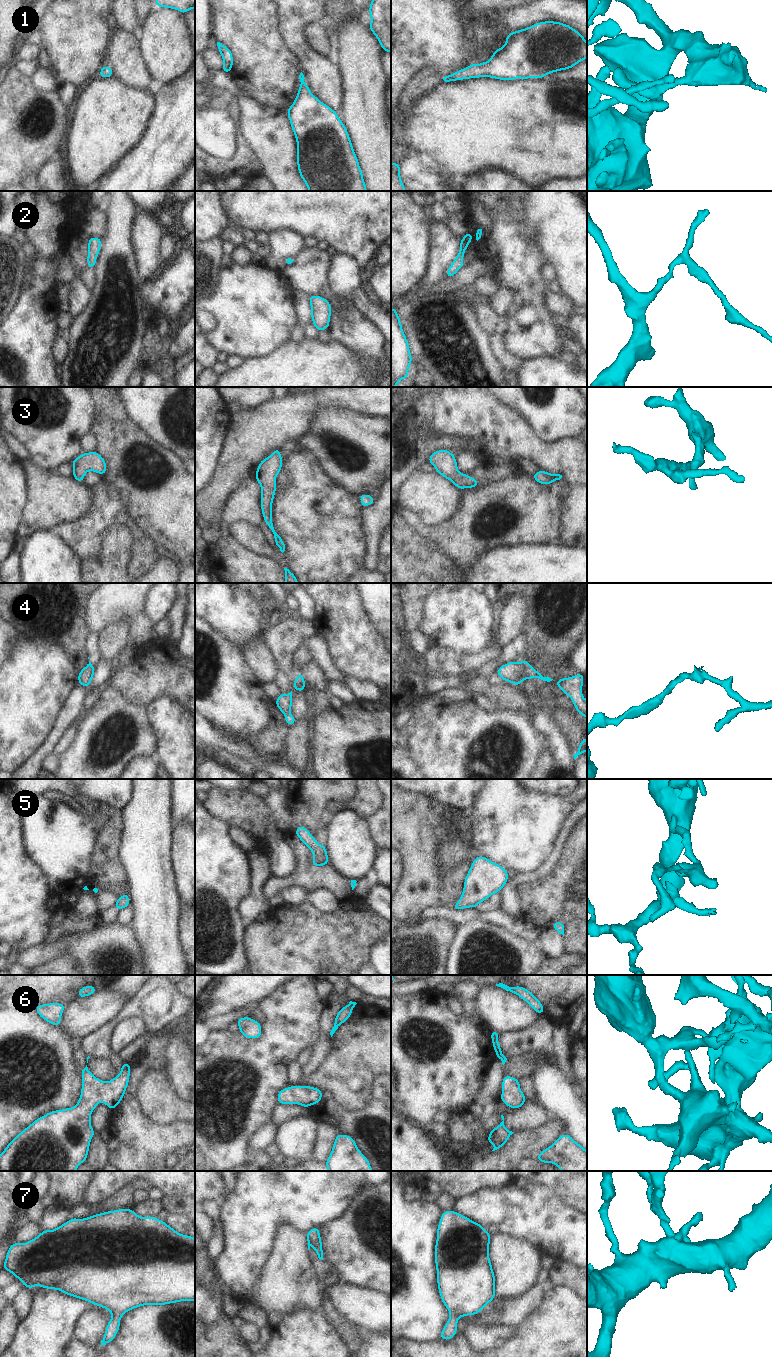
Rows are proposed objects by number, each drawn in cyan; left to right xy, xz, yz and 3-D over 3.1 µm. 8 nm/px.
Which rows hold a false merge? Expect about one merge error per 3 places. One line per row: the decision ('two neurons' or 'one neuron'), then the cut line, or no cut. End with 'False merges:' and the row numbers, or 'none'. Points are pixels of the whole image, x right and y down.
1: one neuron; cut none
2: one neuron; cut none
3: one neuron; cut none
4: two neurons; cut yz (517, 662), (523, 667), (527, 677)
5: one neuron; cut none
6: one neuron; cut none
7: one neuron; cut none
False merges: 4

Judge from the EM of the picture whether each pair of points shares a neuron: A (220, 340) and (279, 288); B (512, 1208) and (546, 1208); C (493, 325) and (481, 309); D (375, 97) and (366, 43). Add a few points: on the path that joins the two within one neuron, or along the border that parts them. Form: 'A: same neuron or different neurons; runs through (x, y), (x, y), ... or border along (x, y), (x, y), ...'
A: same neuron; runs through (235, 332), (264, 303)
B: same neuron; runs through (520, 1208), (538, 1208)
C: same neuron; runs through (491, 321), (485, 313)
D: same neuron; runs through (366, 84), (366, 56)

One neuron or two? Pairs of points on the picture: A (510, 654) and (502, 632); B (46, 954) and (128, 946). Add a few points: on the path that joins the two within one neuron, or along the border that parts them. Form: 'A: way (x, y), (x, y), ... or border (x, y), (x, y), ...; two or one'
A: border (519, 634), (502, 650); two
B: way (66, 946), (108, 946); one

